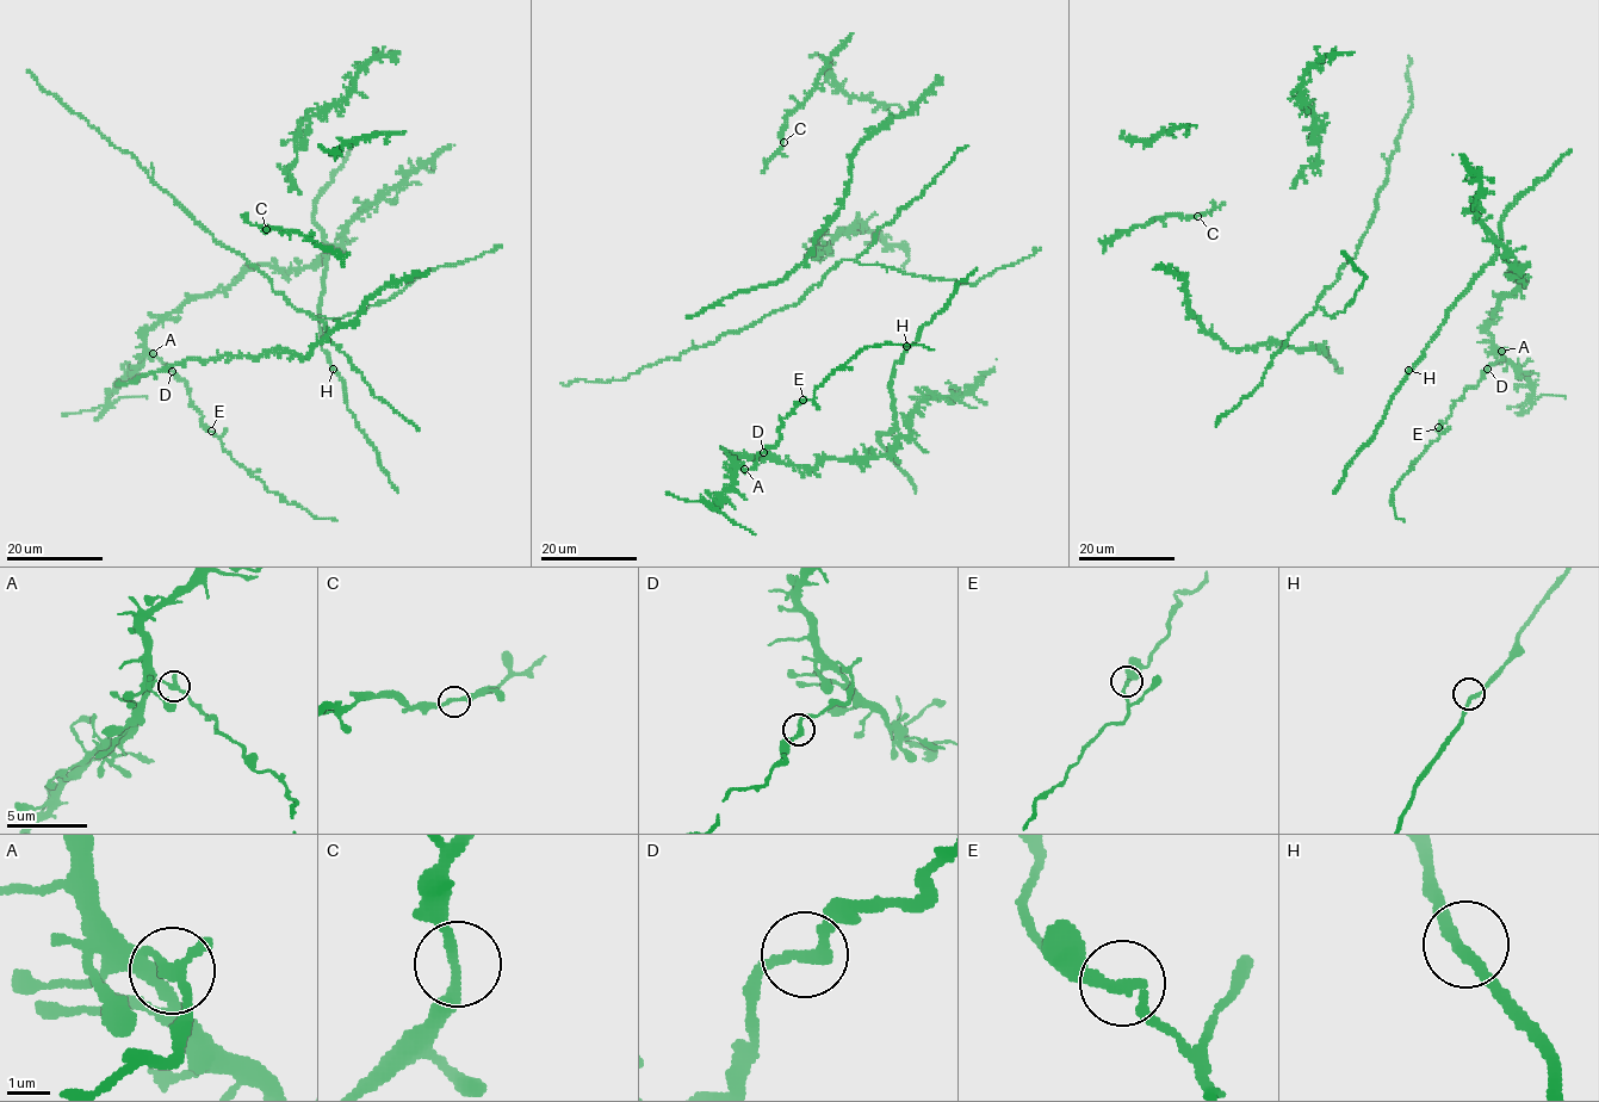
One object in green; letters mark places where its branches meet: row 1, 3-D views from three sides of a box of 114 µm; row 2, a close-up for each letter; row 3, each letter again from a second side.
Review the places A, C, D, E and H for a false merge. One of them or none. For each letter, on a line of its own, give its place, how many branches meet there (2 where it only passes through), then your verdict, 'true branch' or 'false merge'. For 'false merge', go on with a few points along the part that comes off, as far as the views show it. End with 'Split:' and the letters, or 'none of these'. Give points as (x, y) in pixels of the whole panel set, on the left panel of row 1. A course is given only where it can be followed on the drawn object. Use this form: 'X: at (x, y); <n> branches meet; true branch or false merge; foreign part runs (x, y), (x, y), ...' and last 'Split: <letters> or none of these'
A: at (153, 353); 2 branches meet; false merge
C: at (266, 229); 2 branches meet; true branch
D: at (172, 371); 2 branches meet; true branch
E: at (211, 431); 2 branches meet; true branch
H: at (333, 369); 2 branches meet; true branch
Split: A

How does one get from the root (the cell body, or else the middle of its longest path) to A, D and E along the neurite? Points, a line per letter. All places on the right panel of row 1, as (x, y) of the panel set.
A: (1489, 320), (1491, 341), (1501, 351)
D: (1489, 320), (1491, 341), (1504, 356), (1487, 369)
E: (1489, 320), (1491, 341), (1504, 356), (1489, 365), (1476, 385), (1464, 390), (1438, 427)

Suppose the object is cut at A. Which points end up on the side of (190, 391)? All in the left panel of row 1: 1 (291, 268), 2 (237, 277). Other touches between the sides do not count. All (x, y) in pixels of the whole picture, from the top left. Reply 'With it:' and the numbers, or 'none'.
With it: none

